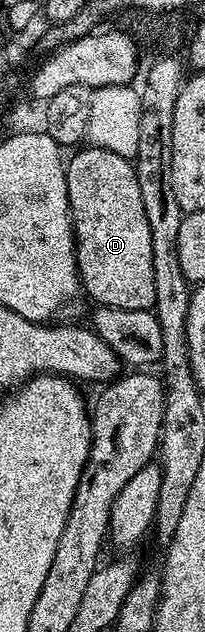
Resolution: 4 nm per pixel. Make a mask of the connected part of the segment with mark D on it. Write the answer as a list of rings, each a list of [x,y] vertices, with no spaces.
[[[81,146],[74,152],[77,153],[73,157],[68,157],[65,177],[69,195],[69,213],[73,216],[73,238],[77,241],[77,274],[81,278],[84,295],[89,295],[97,306],[117,307],[119,310],[150,310],[155,302],[155,262],[151,262],[151,226],[147,226],[147,210],[143,210],[143,194],[139,194],[139,178],[134,161],[119,154],[111,154],[111,150],[92,146]]]

